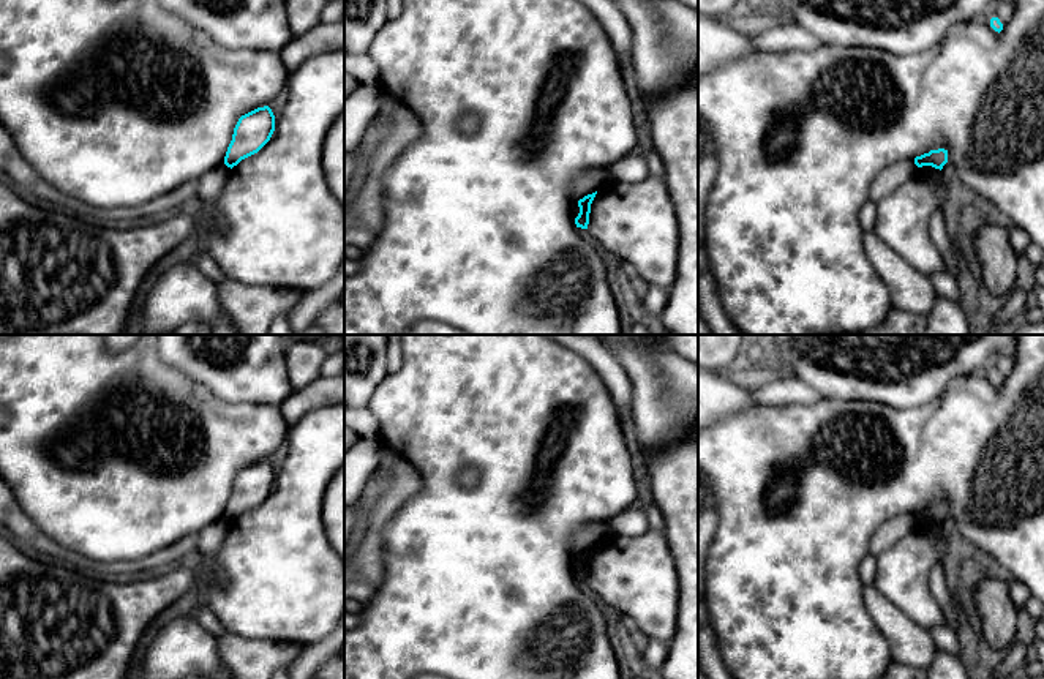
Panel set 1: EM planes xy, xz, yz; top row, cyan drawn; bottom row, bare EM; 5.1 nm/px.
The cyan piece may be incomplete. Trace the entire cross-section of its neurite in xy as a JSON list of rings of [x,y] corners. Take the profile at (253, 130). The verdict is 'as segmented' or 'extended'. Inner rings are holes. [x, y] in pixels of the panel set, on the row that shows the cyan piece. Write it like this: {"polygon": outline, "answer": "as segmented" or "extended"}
{"polygon": [[[269,106],[257,107],[242,115],[234,128],[224,164],[237,166],[242,159],[257,153],[275,131],[275,115]]], "answer": "as segmented"}

